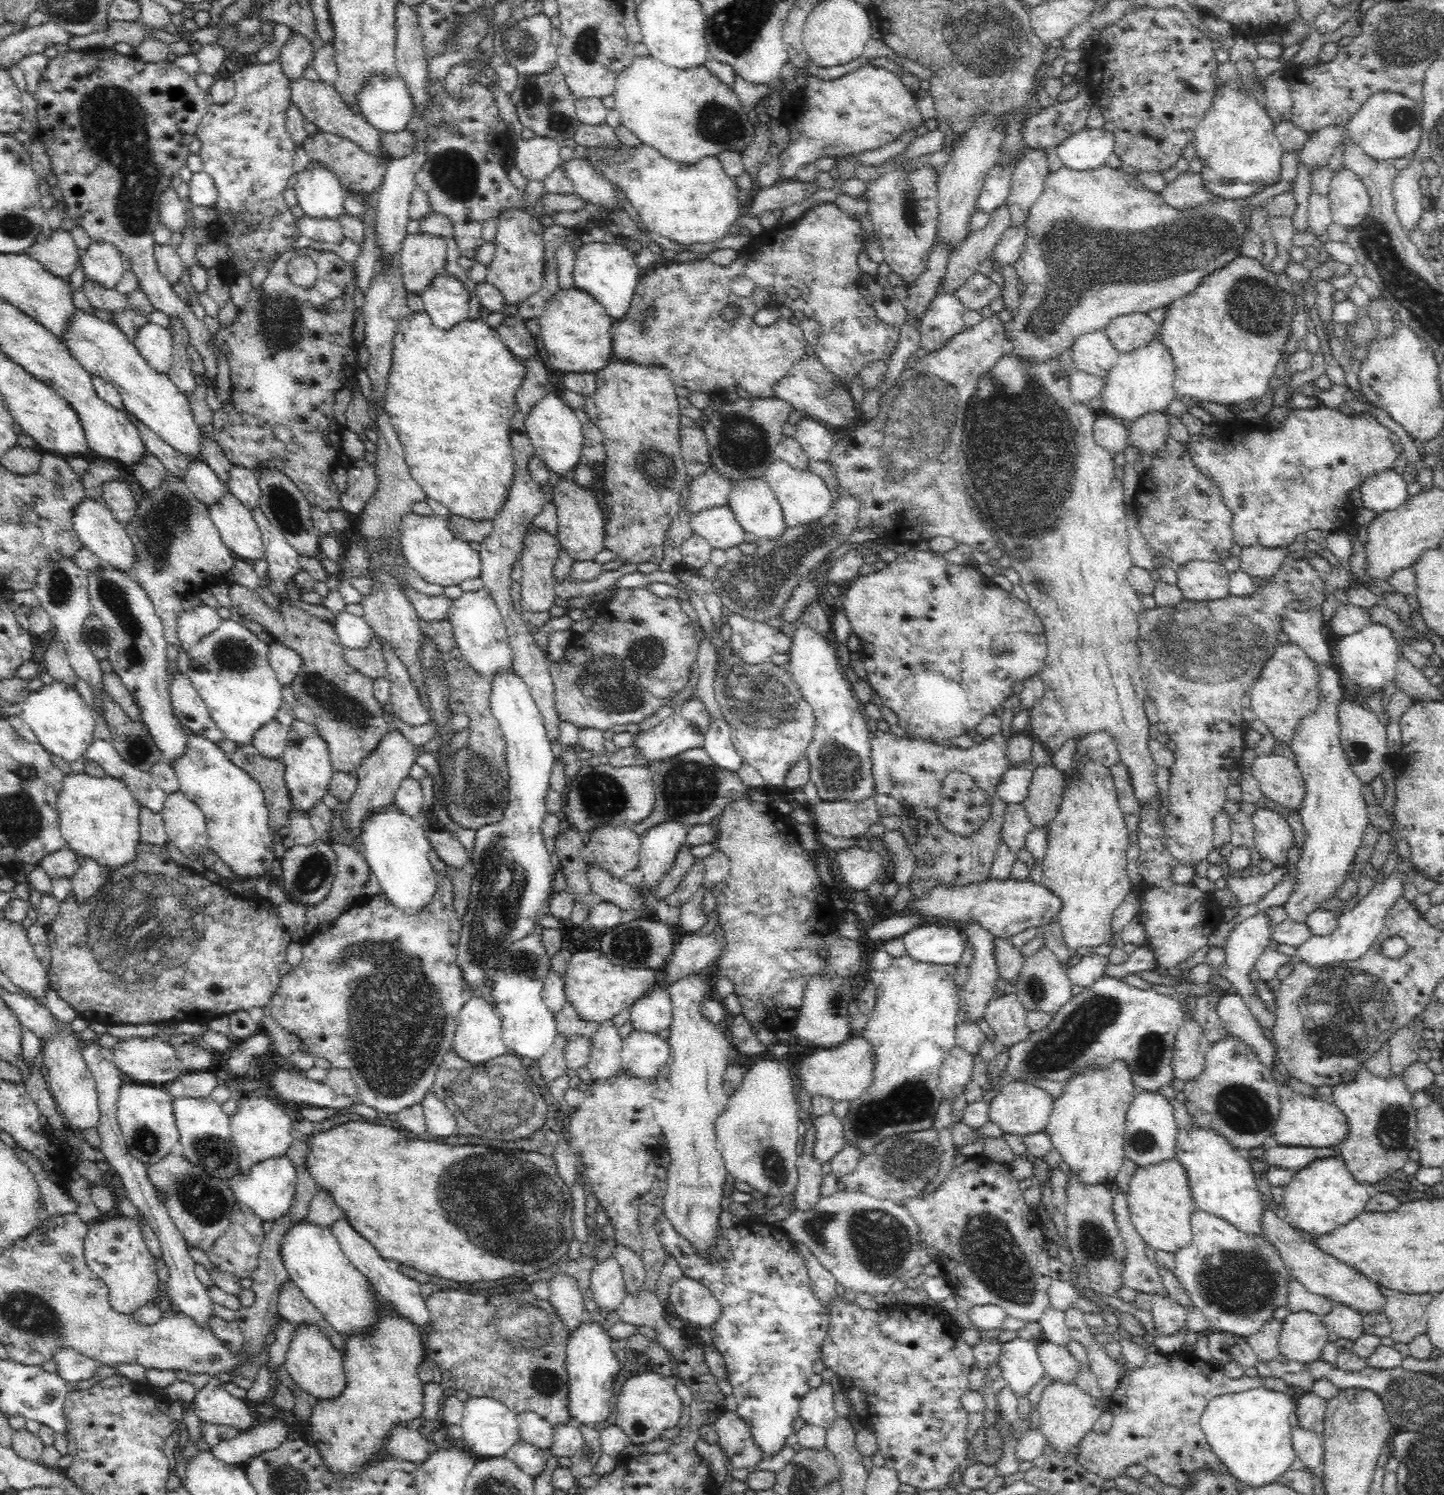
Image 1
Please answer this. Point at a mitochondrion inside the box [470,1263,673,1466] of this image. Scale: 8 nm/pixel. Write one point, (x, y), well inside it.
(530, 1326)

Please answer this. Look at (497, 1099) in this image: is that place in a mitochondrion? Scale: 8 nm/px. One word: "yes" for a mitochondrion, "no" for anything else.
yes

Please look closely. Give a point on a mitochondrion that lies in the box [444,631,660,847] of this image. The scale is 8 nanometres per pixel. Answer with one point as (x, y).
(479, 781)

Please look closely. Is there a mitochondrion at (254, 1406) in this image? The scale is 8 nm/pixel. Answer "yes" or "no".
no

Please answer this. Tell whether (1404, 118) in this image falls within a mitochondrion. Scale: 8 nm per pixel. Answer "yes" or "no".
yes

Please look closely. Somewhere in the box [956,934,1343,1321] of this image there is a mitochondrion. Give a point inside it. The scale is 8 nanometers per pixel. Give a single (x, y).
(990, 1250)

